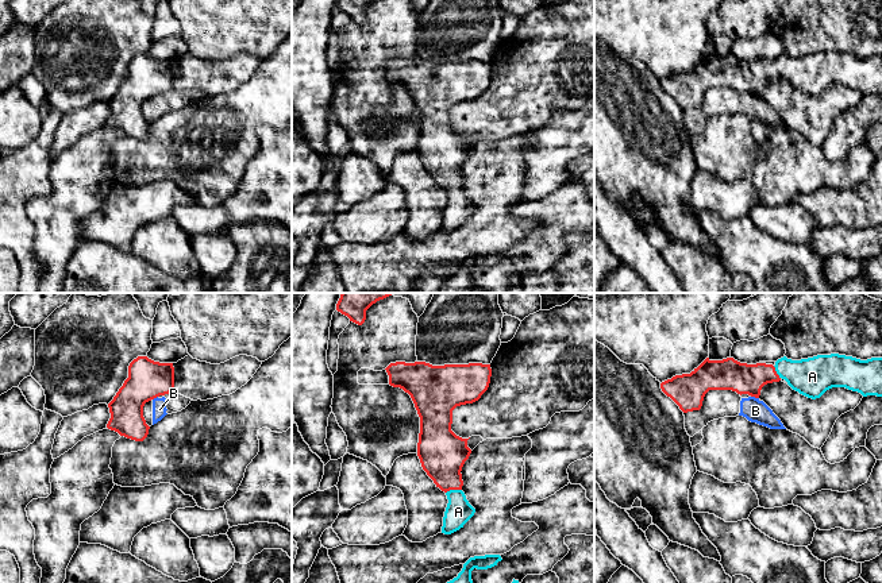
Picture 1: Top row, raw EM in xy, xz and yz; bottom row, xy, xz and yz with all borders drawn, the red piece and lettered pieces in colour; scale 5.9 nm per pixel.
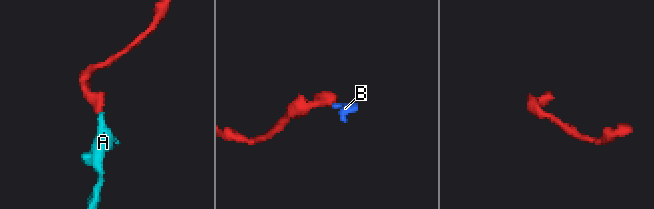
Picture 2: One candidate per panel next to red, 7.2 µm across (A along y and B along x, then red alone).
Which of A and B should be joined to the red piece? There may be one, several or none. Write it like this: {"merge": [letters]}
{"merge": ["A"]}

